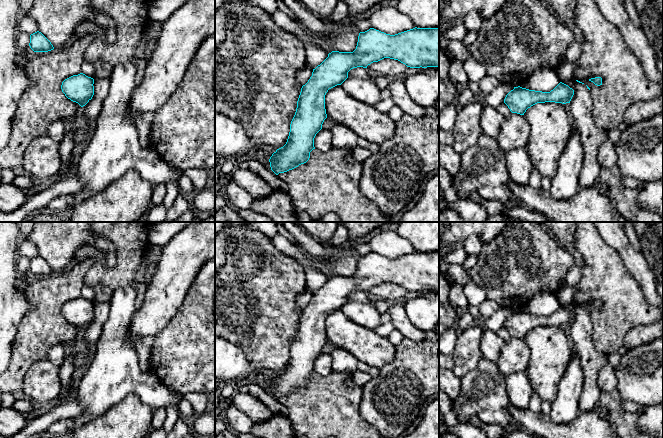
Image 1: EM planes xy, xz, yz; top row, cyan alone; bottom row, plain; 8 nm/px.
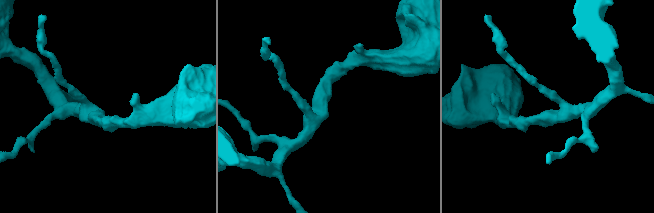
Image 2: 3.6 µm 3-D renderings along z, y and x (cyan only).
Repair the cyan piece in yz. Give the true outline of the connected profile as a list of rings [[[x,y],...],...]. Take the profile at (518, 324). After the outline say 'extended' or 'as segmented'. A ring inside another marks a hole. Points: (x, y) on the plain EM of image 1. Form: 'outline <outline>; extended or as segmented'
outline [[[562,306],[550,316],[529,314],[518,310],[506,319],[504,327],[512,337],[524,339],[528,332],[537,327],[570,327],[573,319],[574,314]]]; as segmented

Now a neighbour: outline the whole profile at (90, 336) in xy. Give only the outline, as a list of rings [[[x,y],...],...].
[[[94,302],[94,319],[89,326],[82,331],[81,338],[89,350],[94,349],[102,333],[103,326],[109,317],[109,302]]]

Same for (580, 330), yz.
[[[575,302],[563,303],[560,306],[574,314],[574,319],[569,327],[569,338],[573,347],[577,349],[584,372],[579,409],[580,412],[593,411],[600,397],[600,389],[597,384],[598,373],[608,364],[607,356],[597,352],[593,346],[591,339],[593,325],[591,315],[587,310],[577,306]]]

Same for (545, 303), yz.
[[[545,290],[538,291],[535,296],[520,311],[529,314],[550,316],[560,307],[556,296]]]

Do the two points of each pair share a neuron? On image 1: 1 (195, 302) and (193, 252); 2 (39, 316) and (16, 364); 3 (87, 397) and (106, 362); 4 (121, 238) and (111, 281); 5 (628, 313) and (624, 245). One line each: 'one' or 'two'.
1: two
2: one
3: one
4: one
5: two

